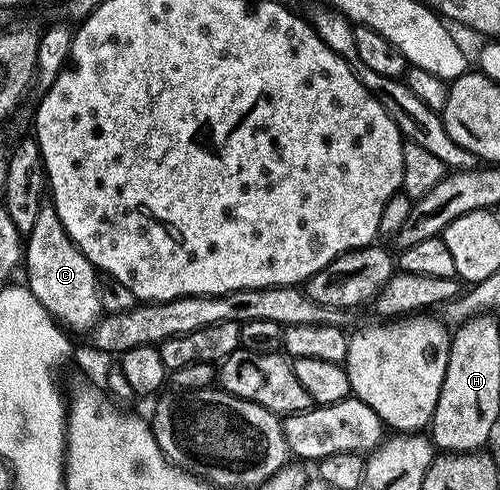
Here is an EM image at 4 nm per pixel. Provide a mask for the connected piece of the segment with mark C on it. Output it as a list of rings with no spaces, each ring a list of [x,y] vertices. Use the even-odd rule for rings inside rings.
[[[55,207],[41,208],[38,223],[34,223],[34,231],[27,236],[26,269],[27,267],[28,290],[36,296],[38,303],[42,303],[42,307],[46,307],[48,314],[73,334],[91,334],[96,324],[102,320],[102,281],[90,259],[82,255],[82,251],[70,239],[66,227],[62,227],[62,219],[58,217]]]

